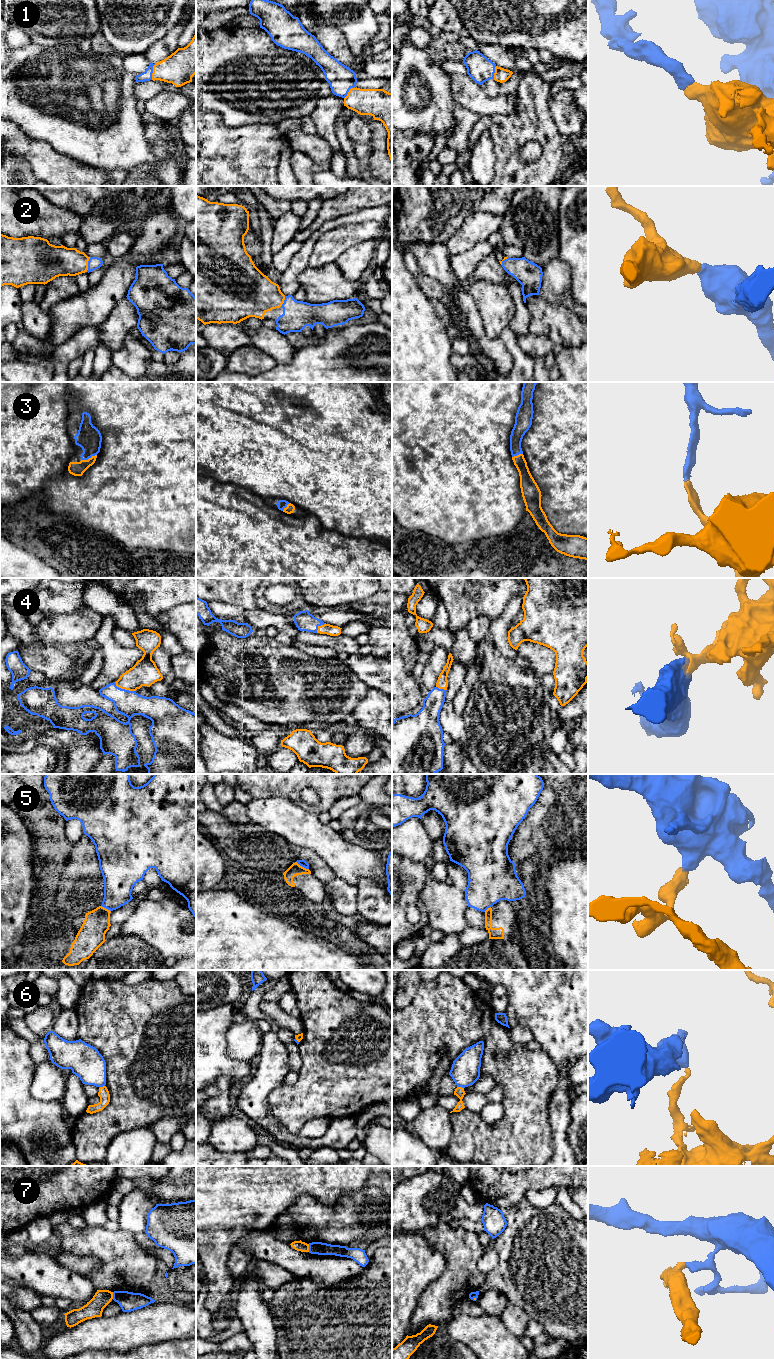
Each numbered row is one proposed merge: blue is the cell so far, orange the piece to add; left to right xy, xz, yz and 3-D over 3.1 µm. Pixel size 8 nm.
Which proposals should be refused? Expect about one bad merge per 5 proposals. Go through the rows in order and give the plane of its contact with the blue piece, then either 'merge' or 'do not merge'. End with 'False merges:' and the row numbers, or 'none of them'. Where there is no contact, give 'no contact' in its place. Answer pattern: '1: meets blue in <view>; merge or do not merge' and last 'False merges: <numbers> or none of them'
1: meets blue in xy; merge
2: meets blue in xy; merge
3: meets blue in xy; merge
4: meets blue in xy; merge
5: meets blue in xz; do not merge
6: meets blue in yz; do not merge
7: meets blue in xz; do not merge
False merges: 5, 6, 7

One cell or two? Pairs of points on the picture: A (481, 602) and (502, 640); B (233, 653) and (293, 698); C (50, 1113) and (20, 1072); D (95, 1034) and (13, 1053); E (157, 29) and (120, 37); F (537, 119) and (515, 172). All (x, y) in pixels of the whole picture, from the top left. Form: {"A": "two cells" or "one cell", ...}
{"A": "two cells", "B": "one cell", "C": "one cell", "D": "two cells", "E": "one cell", "F": "one cell"}

